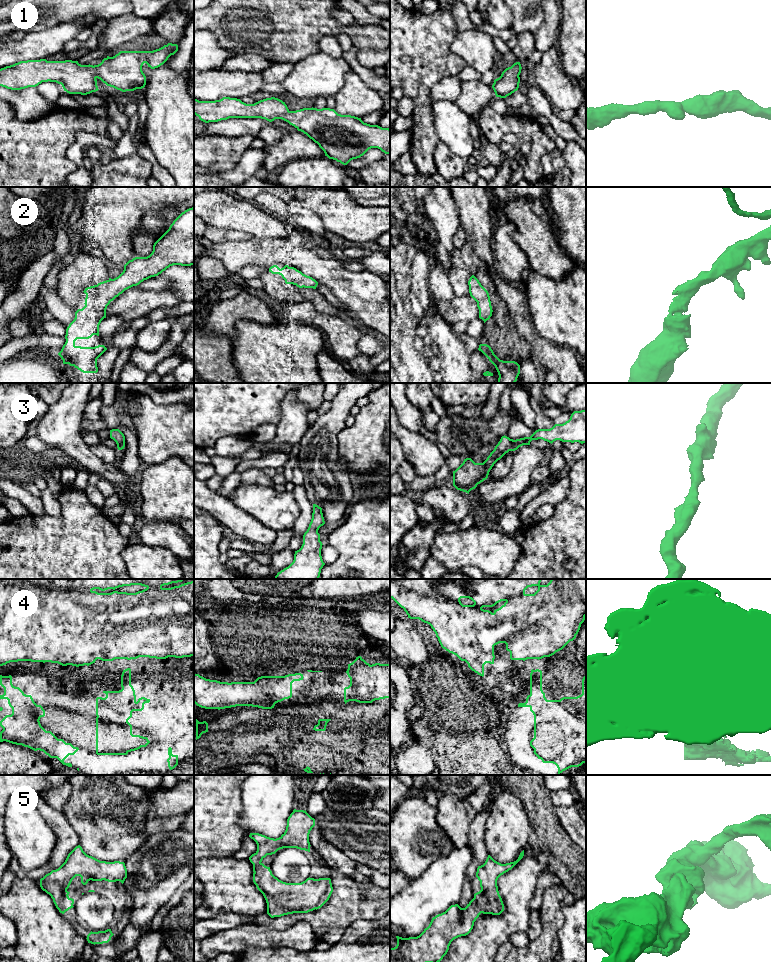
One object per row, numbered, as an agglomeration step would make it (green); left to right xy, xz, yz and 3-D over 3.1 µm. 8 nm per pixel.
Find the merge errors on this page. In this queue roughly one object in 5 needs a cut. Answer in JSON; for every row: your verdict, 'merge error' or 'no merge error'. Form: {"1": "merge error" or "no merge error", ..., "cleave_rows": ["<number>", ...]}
{"1": "no merge error", "2": "no merge error", "3": "no merge error", "4": "merge error", "5": "no merge error", "cleave_rows": ["4"]}

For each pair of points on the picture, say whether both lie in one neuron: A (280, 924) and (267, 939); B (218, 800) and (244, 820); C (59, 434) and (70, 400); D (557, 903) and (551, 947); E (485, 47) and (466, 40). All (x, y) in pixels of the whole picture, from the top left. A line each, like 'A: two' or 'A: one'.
A: two
B: two
C: one
D: one
E: one

